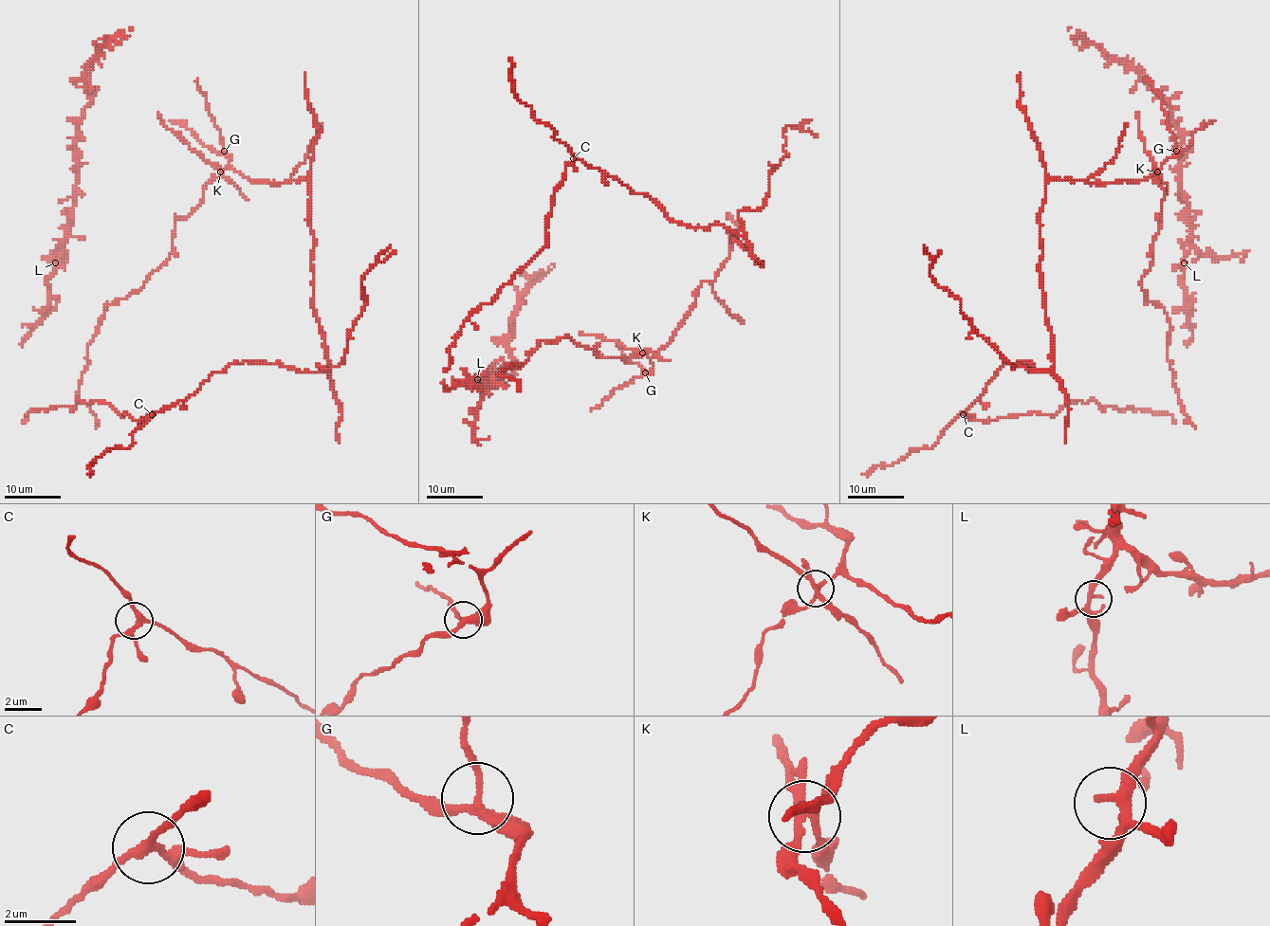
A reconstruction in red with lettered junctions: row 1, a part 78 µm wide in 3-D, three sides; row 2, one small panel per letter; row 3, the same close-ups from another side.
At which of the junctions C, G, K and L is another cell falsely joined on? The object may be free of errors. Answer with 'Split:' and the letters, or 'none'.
Split: K

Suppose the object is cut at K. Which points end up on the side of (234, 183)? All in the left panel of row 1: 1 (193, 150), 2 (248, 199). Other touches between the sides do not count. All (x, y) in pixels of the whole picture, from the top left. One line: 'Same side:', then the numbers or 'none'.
Same side: 1, 2

